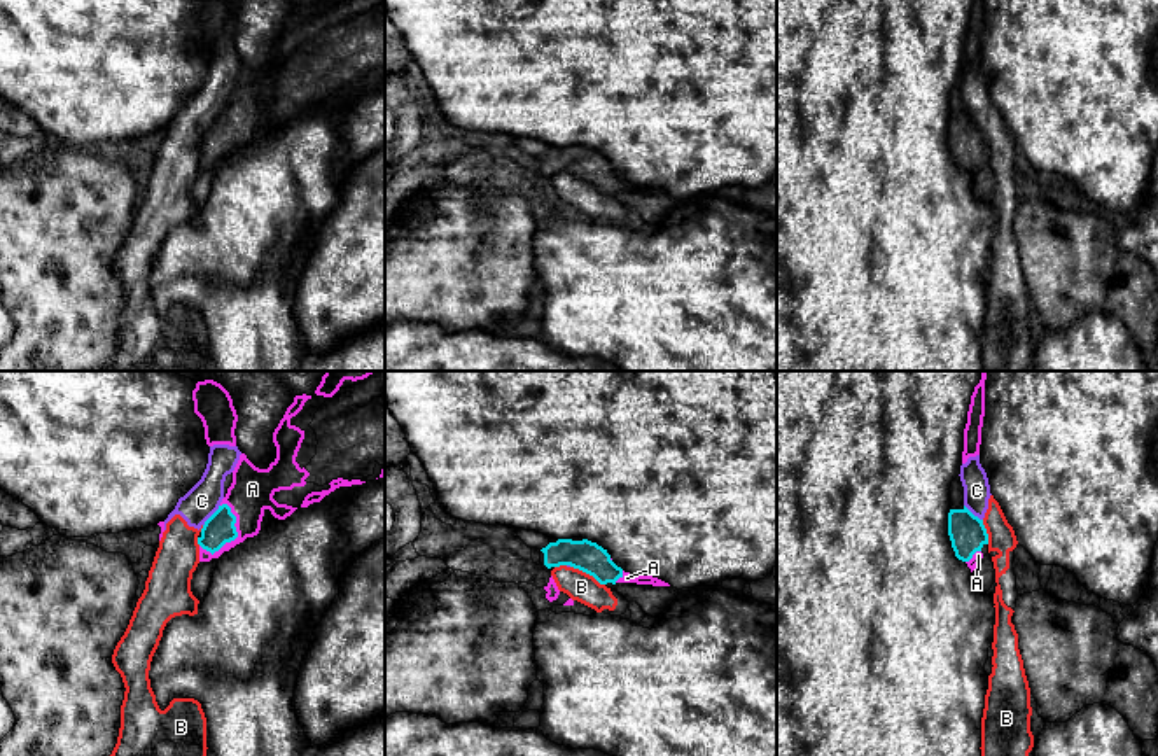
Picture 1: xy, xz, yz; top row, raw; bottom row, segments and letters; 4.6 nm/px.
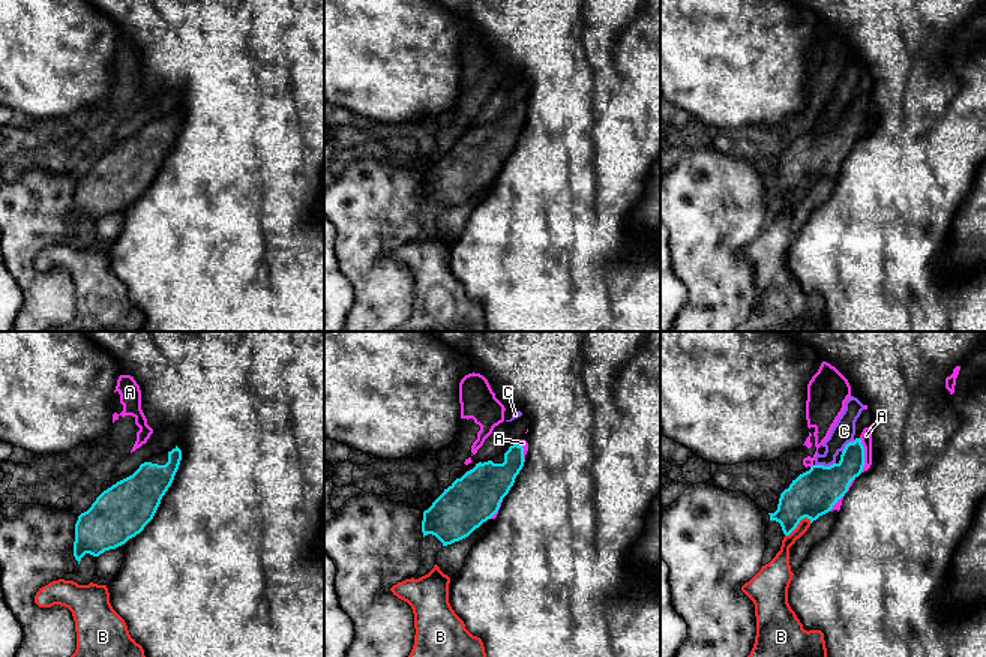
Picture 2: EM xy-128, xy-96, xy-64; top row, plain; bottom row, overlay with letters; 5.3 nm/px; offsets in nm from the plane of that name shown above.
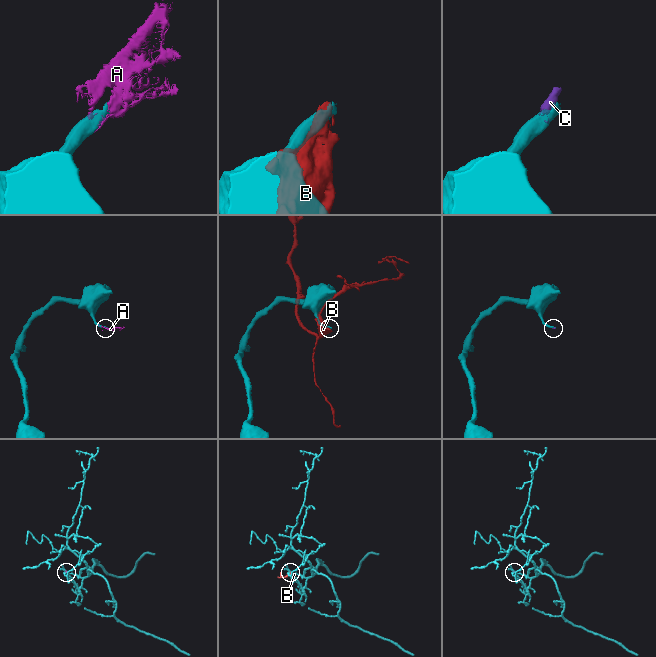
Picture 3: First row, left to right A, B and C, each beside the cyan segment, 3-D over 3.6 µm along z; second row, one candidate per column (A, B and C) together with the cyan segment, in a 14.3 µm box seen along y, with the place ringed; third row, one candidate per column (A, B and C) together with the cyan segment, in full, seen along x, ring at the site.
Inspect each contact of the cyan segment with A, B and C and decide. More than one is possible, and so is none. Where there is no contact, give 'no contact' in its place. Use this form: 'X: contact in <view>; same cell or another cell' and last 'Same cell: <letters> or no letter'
A: contact in xy; same cell
B: contact in xz; another cell
C: contact in xy; another cell
Same cell: A

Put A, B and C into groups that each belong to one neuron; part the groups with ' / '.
A / B C

